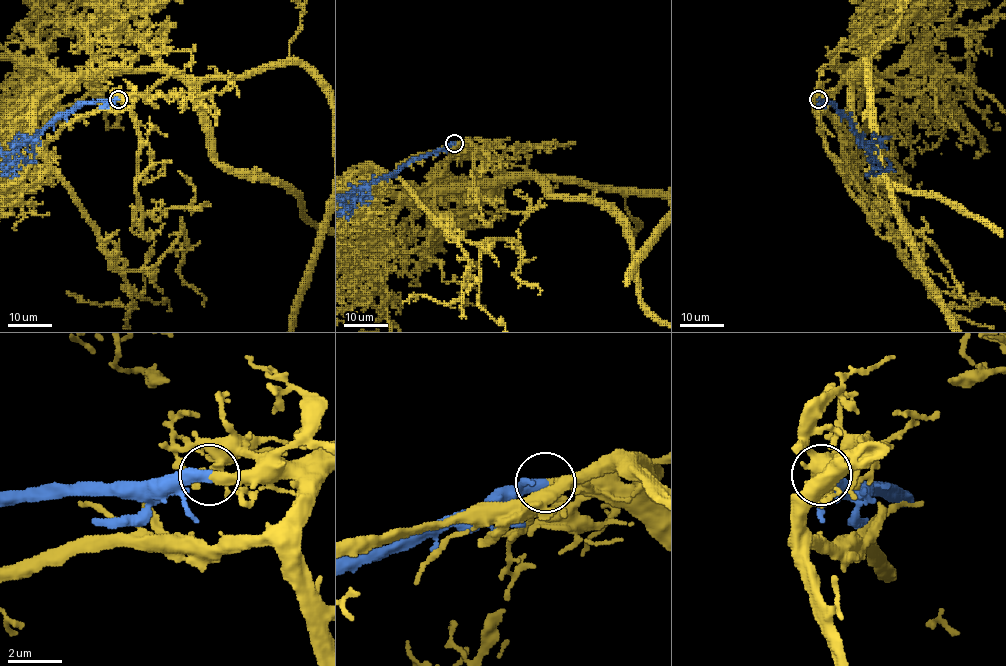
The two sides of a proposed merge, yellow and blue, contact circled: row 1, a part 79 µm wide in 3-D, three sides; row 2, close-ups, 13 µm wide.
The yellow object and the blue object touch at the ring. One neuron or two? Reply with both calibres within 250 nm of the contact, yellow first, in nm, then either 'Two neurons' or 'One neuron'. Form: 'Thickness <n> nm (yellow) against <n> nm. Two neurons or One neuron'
Thickness 440 nm (yellow) against 440 nm. One neuron

